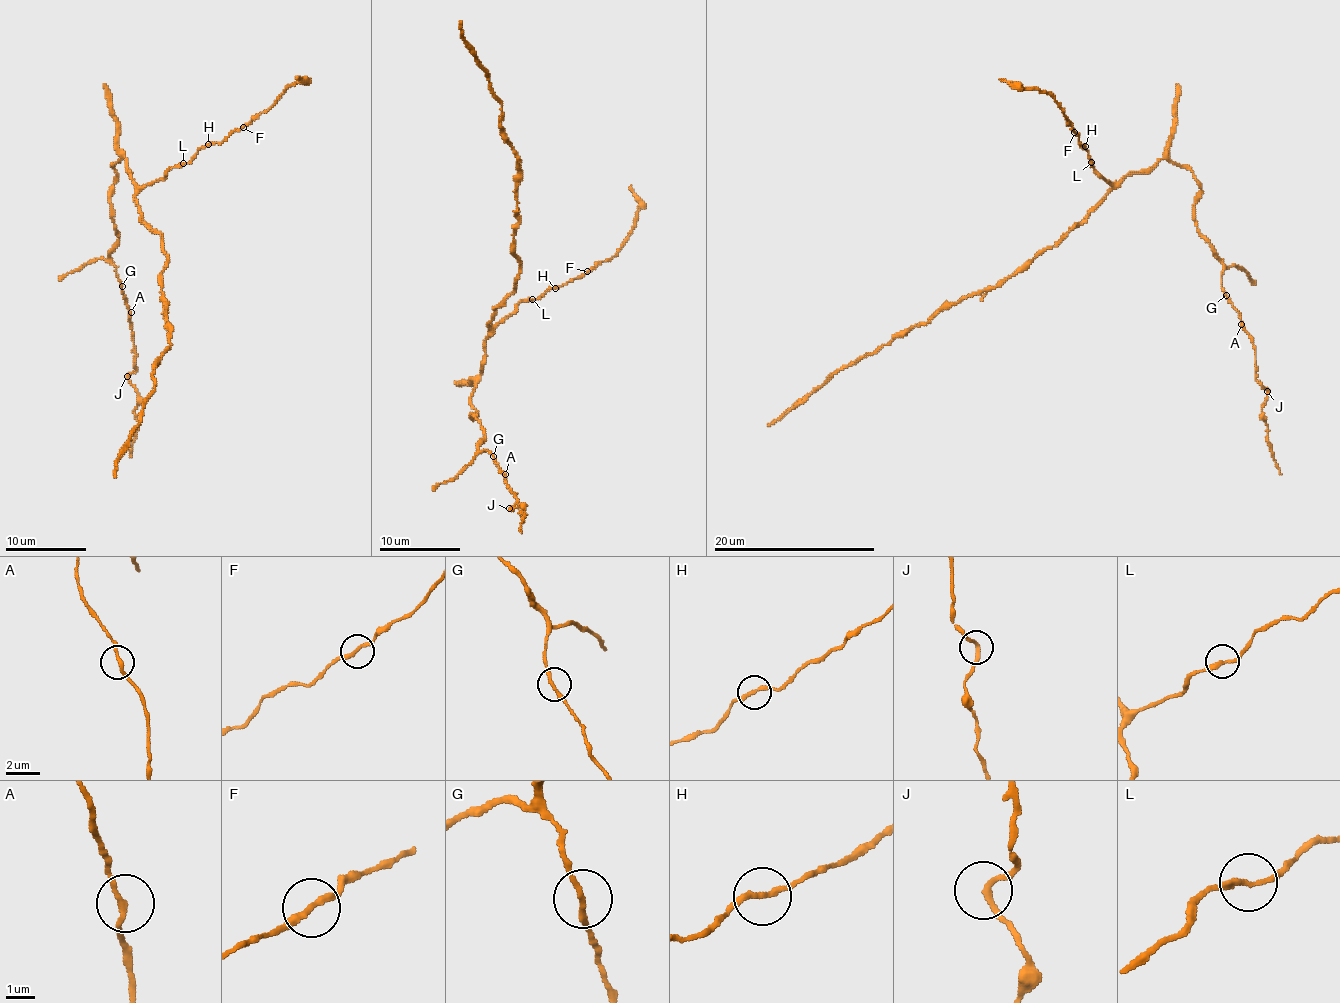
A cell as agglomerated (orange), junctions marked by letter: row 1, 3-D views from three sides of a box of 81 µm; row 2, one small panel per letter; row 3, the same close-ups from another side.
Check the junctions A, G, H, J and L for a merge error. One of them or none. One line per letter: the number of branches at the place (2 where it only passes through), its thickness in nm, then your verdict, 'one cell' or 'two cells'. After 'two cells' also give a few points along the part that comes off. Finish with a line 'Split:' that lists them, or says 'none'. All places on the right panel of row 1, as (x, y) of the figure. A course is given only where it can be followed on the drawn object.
A: 2 branches meet; 200 nm thick; one cell
G: 2 branches meet; 190 nm thick; one cell
H: 2 branches meet; 200 nm thick; one cell
J: 2 branches meet; 200 nm thick; one cell
L: 2 branches meet; 200 nm thick; one cell
Split: none

